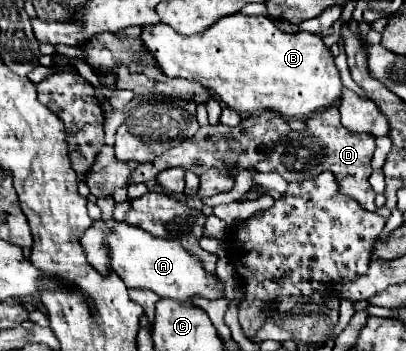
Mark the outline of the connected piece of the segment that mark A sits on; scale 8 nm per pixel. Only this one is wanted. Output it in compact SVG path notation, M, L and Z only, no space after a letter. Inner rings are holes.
M98 219L86 229L82 235L82 247L86 257L98 273L114 271L126 287L140 287L150 289L158 297L170 297L180 301L193 300L195 297L206 299L220 299L222 297L222 283L216 275L208 275L200 261L188 255L178 241L166 241L158 237L150 237L142 229L134 229L134 225L126 225L126 221L116 219Z

